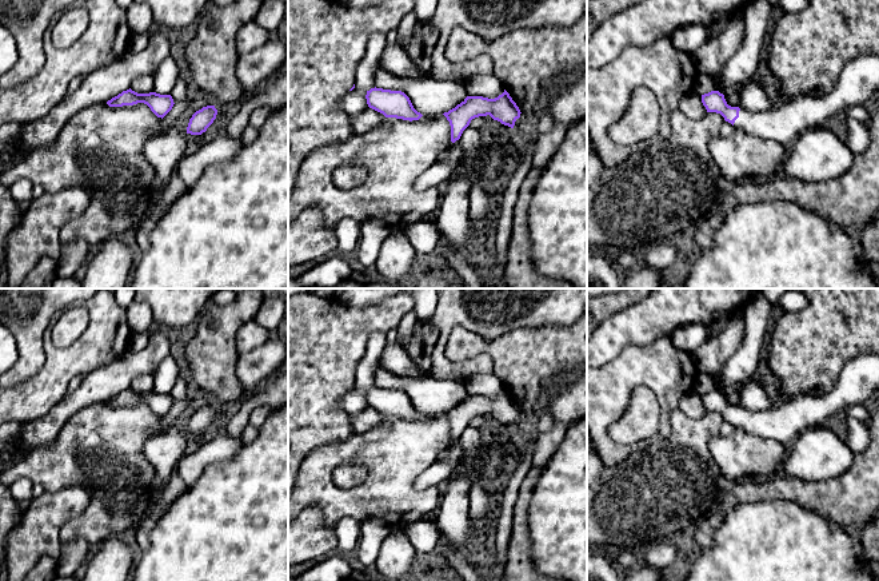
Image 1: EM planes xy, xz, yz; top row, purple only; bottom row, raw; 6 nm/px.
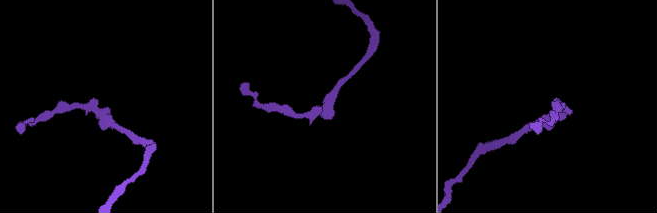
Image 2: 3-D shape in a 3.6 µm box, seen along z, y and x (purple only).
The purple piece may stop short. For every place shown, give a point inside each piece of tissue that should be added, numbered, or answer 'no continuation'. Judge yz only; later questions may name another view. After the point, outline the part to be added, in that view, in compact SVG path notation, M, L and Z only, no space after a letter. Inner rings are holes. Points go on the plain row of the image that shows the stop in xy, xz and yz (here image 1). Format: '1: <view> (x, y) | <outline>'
1: yz (859, 379) | M858 355L847 362L830 393L822 397L798 395L766 410L740 409L734 426L784 445L803 430L820 426L830 415L864 405L878 391L879 355Z

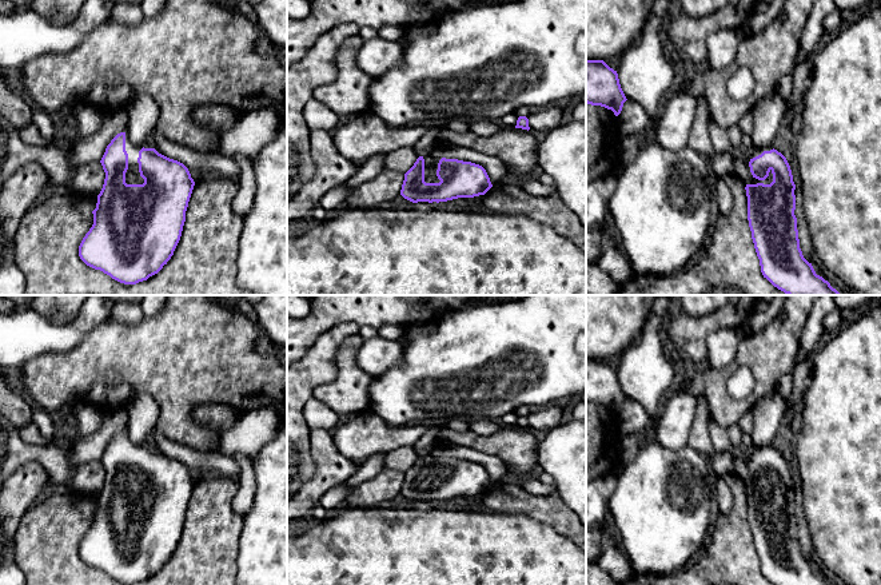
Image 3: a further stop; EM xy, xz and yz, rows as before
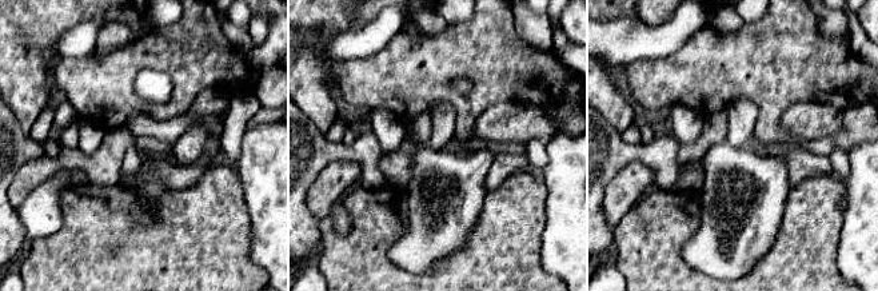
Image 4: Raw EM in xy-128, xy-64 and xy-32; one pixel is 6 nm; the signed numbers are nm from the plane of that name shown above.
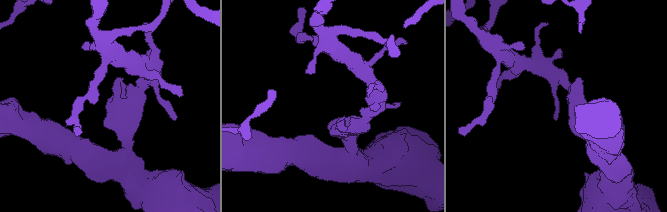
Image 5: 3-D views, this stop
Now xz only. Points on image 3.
1: xz (431, 461) | M431 453L423 454L424 458L424 481L426 482L439 482L436 475L438 462L440 455L432 455Z

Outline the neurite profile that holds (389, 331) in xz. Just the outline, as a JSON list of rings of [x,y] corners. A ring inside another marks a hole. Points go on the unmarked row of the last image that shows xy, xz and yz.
[[[384,325],[378,329],[378,337],[387,341],[402,341],[404,335],[404,326],[400,325]]]

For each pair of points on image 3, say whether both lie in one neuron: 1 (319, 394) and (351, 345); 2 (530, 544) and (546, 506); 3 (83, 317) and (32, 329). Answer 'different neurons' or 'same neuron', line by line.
1: same neuron
2: different neurons
3: same neuron

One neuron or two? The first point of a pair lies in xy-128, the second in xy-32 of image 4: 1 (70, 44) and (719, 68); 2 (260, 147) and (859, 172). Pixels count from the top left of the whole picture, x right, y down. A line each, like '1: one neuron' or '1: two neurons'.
1: two neurons
2: one neuron

